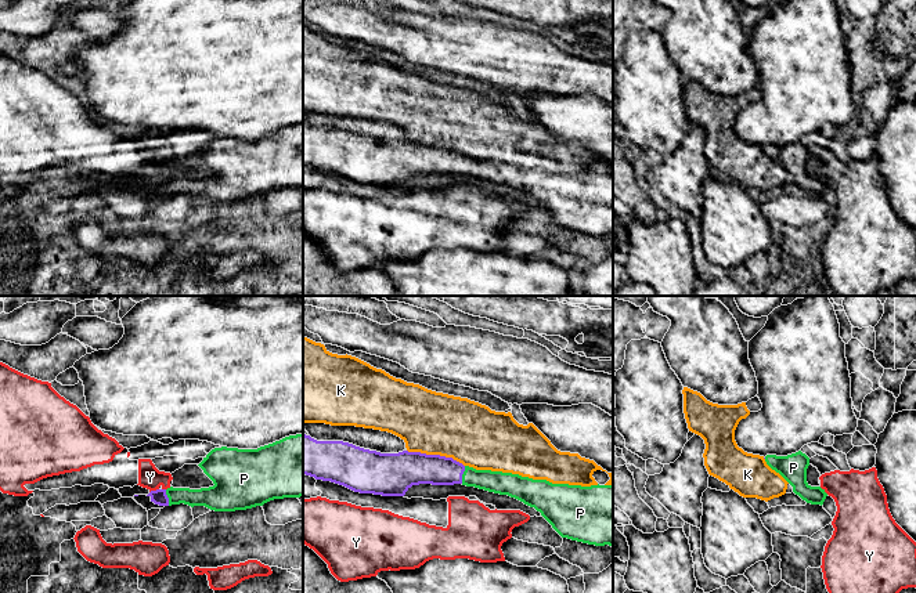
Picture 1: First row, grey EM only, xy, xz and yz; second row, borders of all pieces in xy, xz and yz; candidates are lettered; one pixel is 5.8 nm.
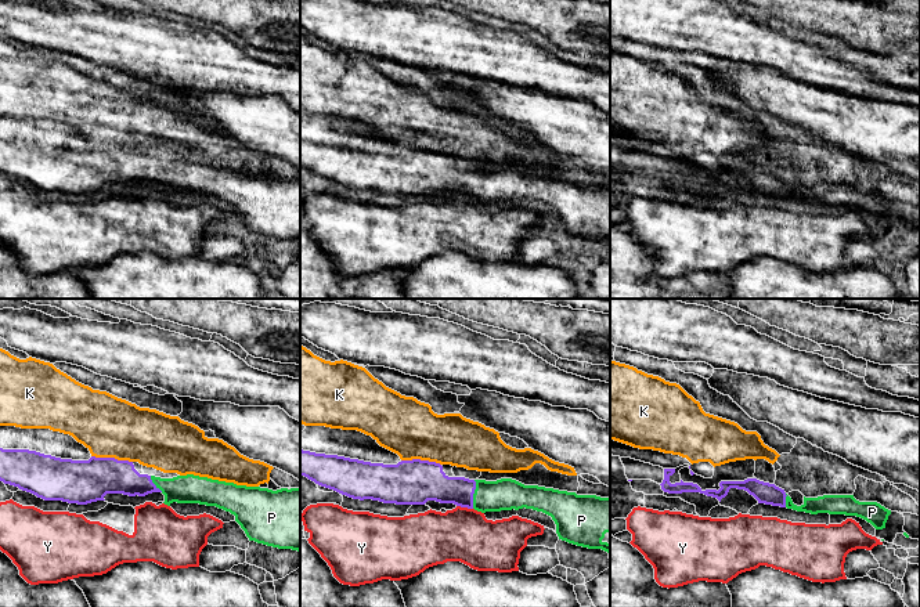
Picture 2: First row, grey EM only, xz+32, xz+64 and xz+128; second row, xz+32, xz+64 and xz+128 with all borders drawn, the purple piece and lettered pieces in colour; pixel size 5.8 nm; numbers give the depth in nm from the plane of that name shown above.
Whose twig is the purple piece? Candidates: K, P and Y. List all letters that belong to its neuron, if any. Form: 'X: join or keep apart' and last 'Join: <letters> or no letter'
K: keep apart
P: join
Y: keep apart
Join: P

